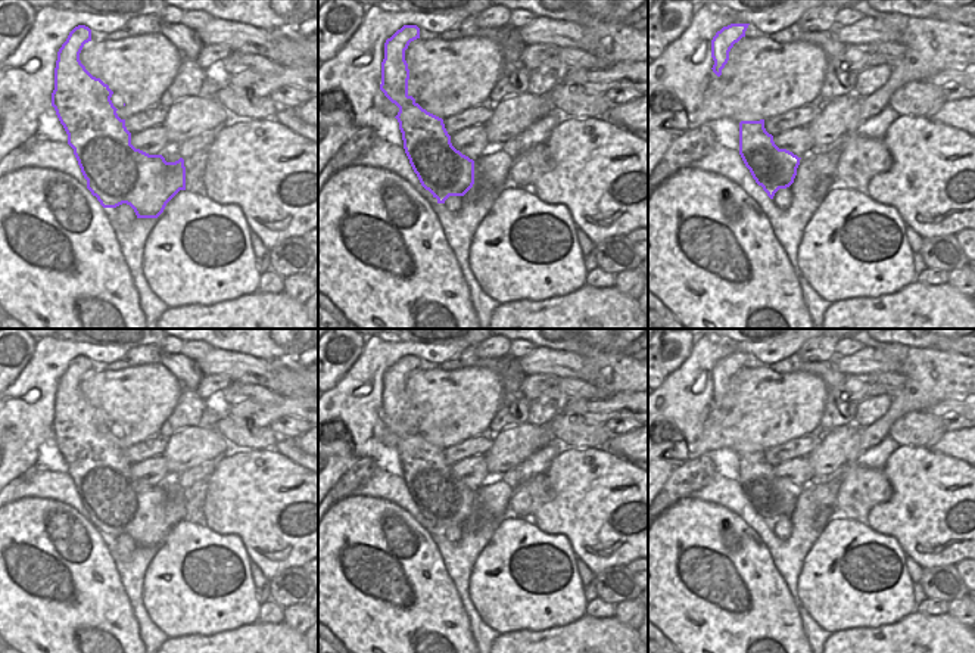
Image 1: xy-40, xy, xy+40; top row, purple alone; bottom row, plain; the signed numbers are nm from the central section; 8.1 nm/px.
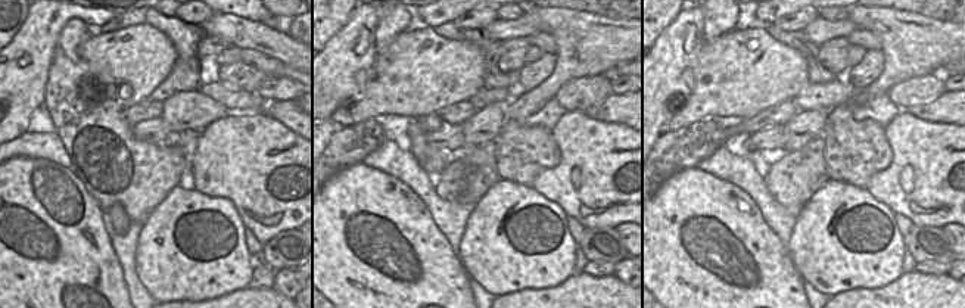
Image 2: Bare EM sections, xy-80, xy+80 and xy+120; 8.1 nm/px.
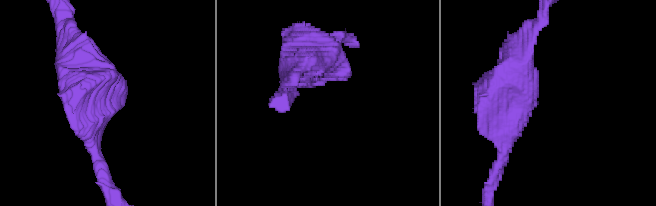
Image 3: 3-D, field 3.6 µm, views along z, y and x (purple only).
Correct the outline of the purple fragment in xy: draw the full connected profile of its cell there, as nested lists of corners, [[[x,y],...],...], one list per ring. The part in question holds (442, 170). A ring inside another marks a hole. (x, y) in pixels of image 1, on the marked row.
[[[404,25],[384,43],[380,90],[399,108],[395,116],[404,149],[421,186],[437,203],[449,196],[464,196],[474,184],[474,161],[451,143],[443,119],[423,109],[408,94],[409,69],[405,50],[420,38],[417,25]]]

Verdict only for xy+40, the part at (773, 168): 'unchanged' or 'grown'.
unchanged

